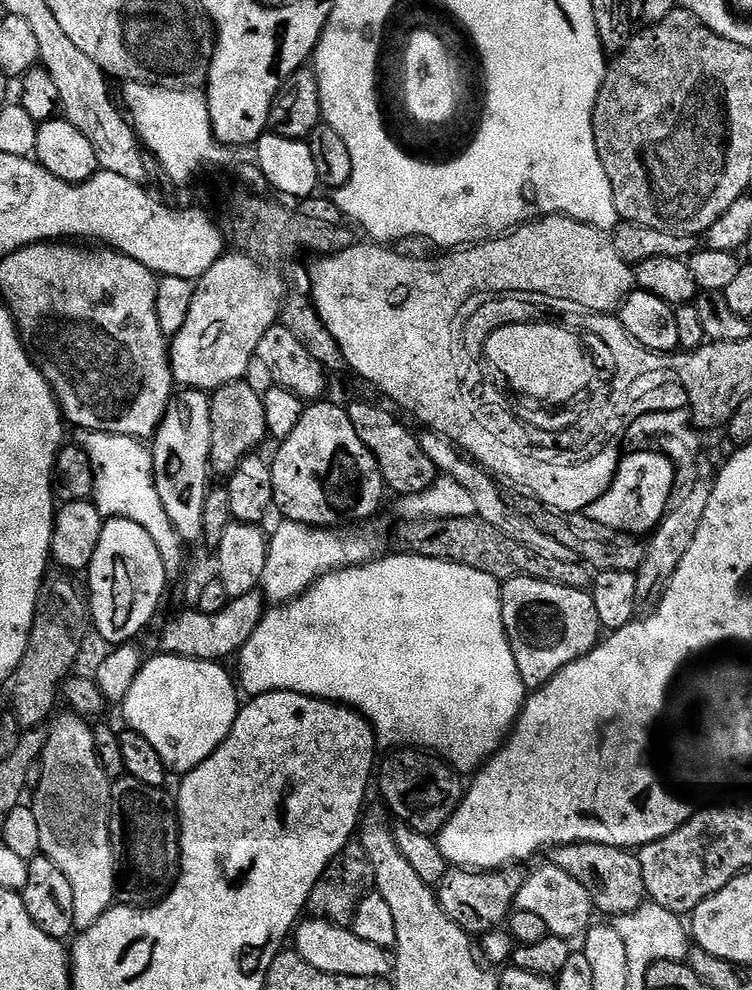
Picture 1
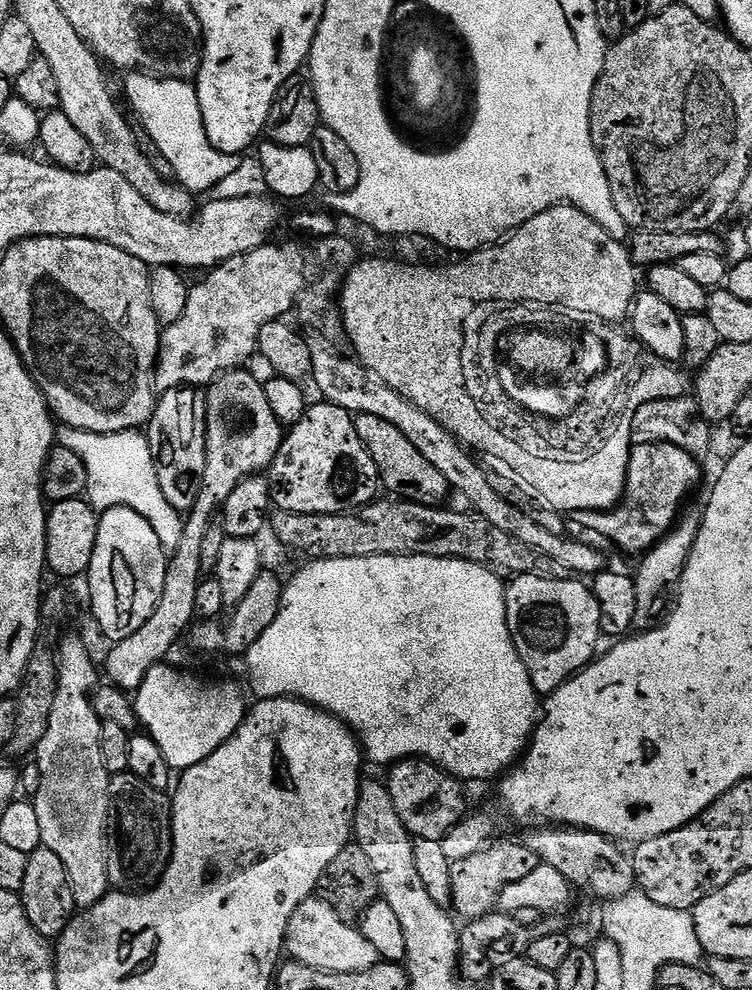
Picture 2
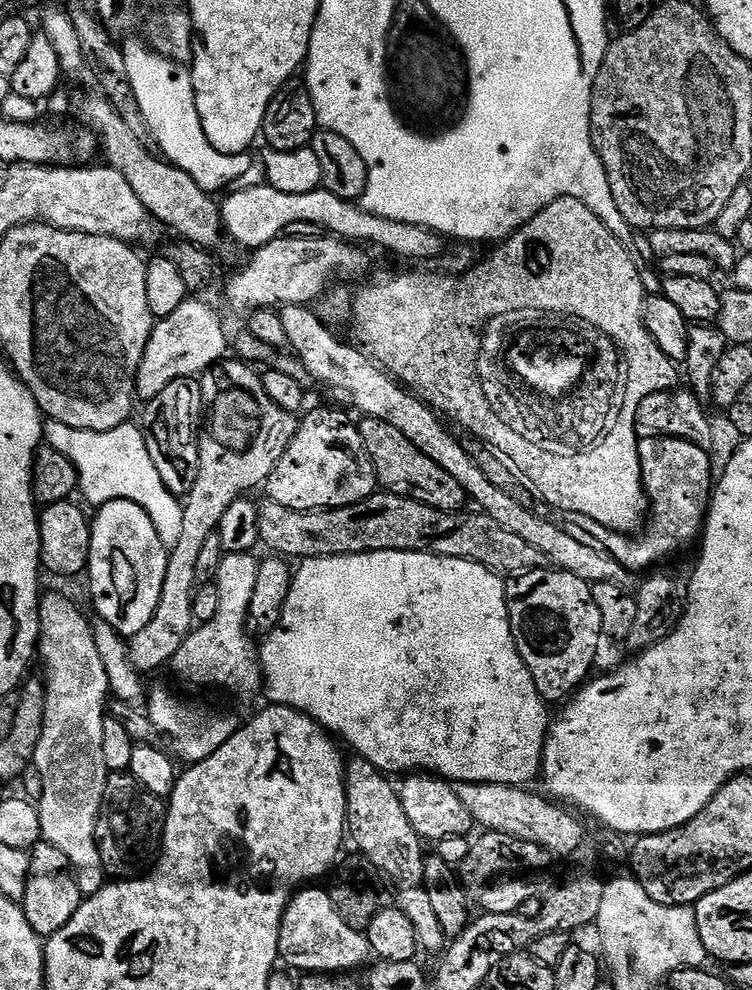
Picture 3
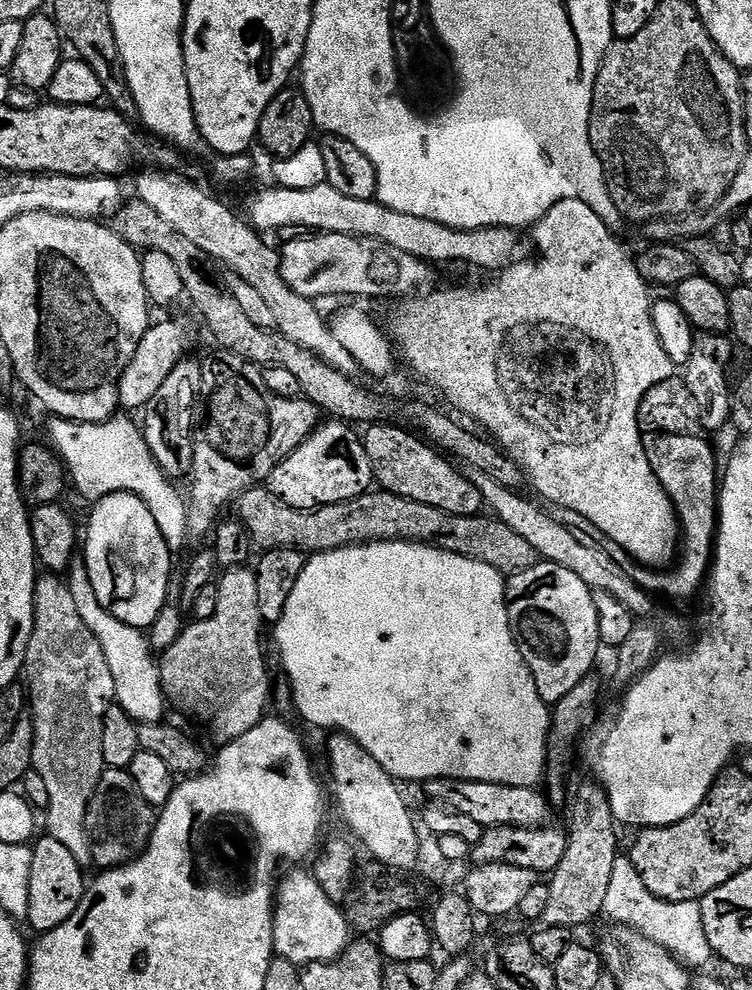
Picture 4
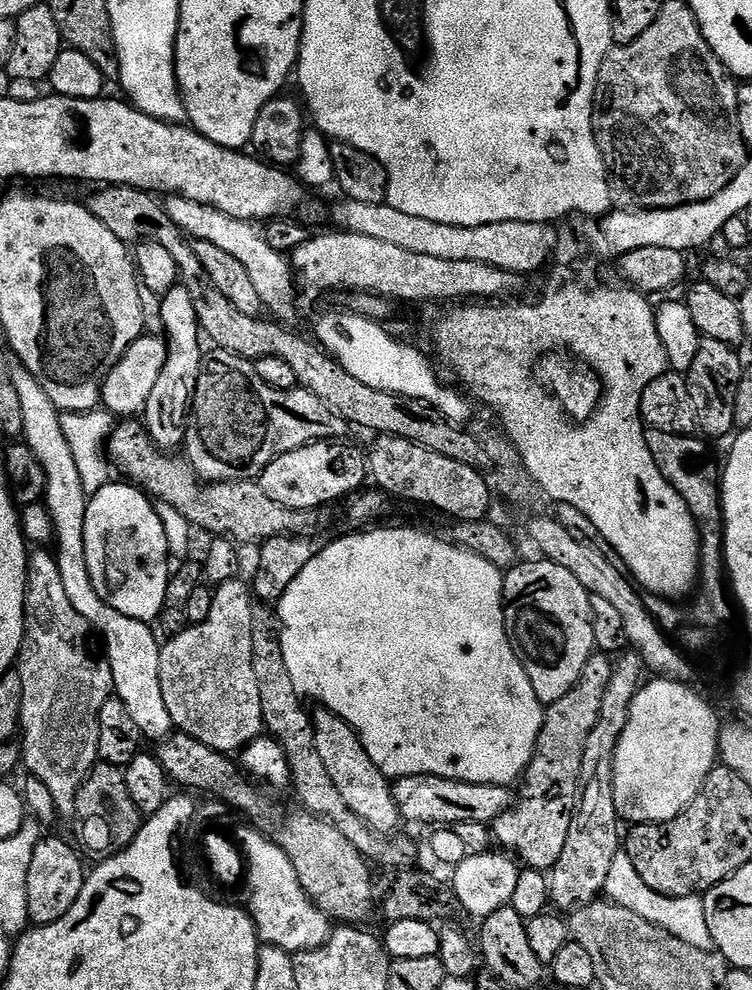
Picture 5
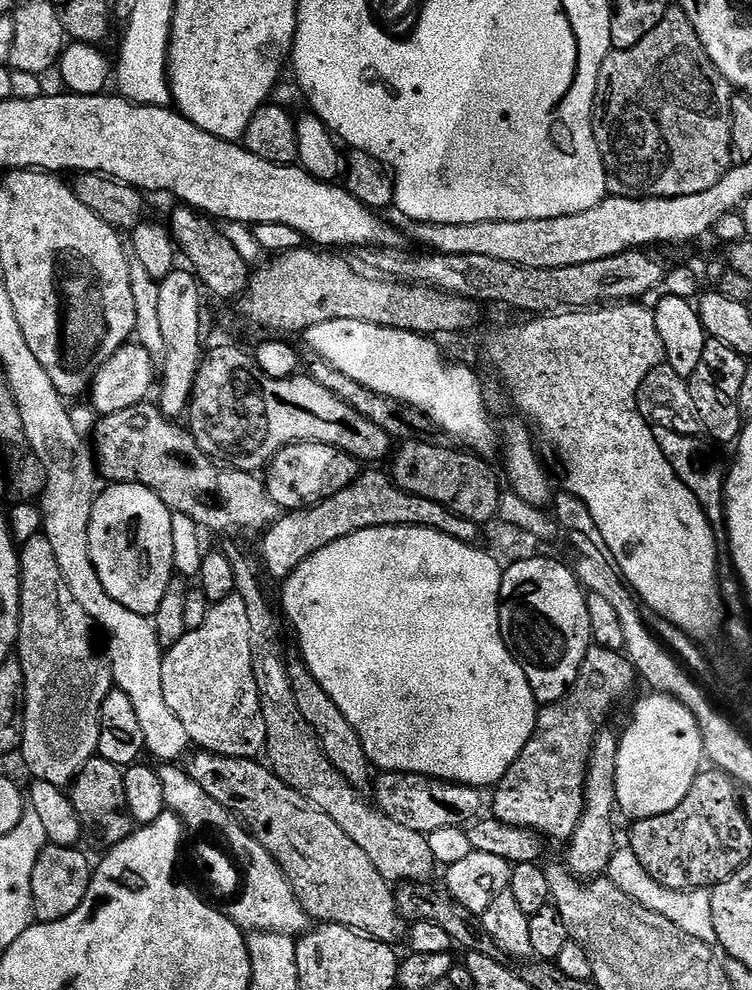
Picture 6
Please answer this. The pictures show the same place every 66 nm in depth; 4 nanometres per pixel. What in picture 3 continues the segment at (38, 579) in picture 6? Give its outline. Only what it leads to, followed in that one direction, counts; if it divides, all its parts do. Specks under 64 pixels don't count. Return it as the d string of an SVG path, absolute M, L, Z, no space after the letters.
M47 592L38 600L38 660L44 663L46 718L34 761L38 773L42 774L44 791L38 801L42 840L50 846L58 846L58 850L66 854L81 897L87 898L98 894L106 883L96 827L110 775L106 762L102 762L102 726L110 689L93 625L88 625L87 618L70 597L60 592Z

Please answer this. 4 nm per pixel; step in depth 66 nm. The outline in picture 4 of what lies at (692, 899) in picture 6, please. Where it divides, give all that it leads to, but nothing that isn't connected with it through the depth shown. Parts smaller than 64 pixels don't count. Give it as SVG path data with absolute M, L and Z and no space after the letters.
M617 855L614 862L614 874L610 874L610 886L606 890L603 915L609 916L613 925L641 932L645 938L652 940L660 948L664 948L689 969L707 969L704 967L714 960L712 947L706 938L706 926L702 926L702 910L699 903L694 900L666 902L650 894L642 878L638 878L638 870L634 870L631 859L627 855Z

